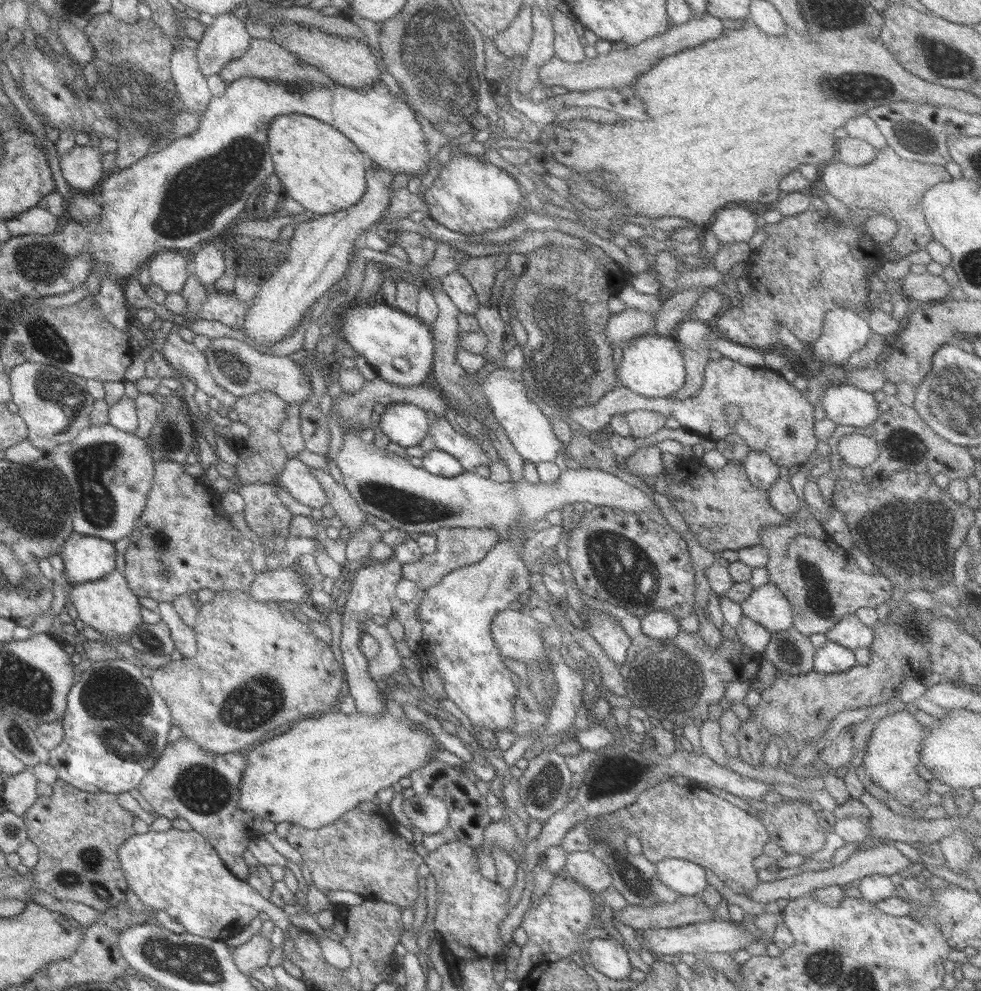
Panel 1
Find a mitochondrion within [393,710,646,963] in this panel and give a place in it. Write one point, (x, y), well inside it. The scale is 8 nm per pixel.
(607, 771)

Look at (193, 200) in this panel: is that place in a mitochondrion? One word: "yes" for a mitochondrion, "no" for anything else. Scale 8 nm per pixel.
yes

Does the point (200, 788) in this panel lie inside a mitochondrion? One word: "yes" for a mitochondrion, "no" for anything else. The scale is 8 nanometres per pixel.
yes

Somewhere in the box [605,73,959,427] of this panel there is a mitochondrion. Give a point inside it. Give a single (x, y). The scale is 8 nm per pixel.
(916, 136)

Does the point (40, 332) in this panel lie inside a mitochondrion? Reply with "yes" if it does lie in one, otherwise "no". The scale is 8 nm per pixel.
yes

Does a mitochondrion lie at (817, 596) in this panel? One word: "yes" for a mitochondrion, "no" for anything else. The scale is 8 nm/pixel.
yes

